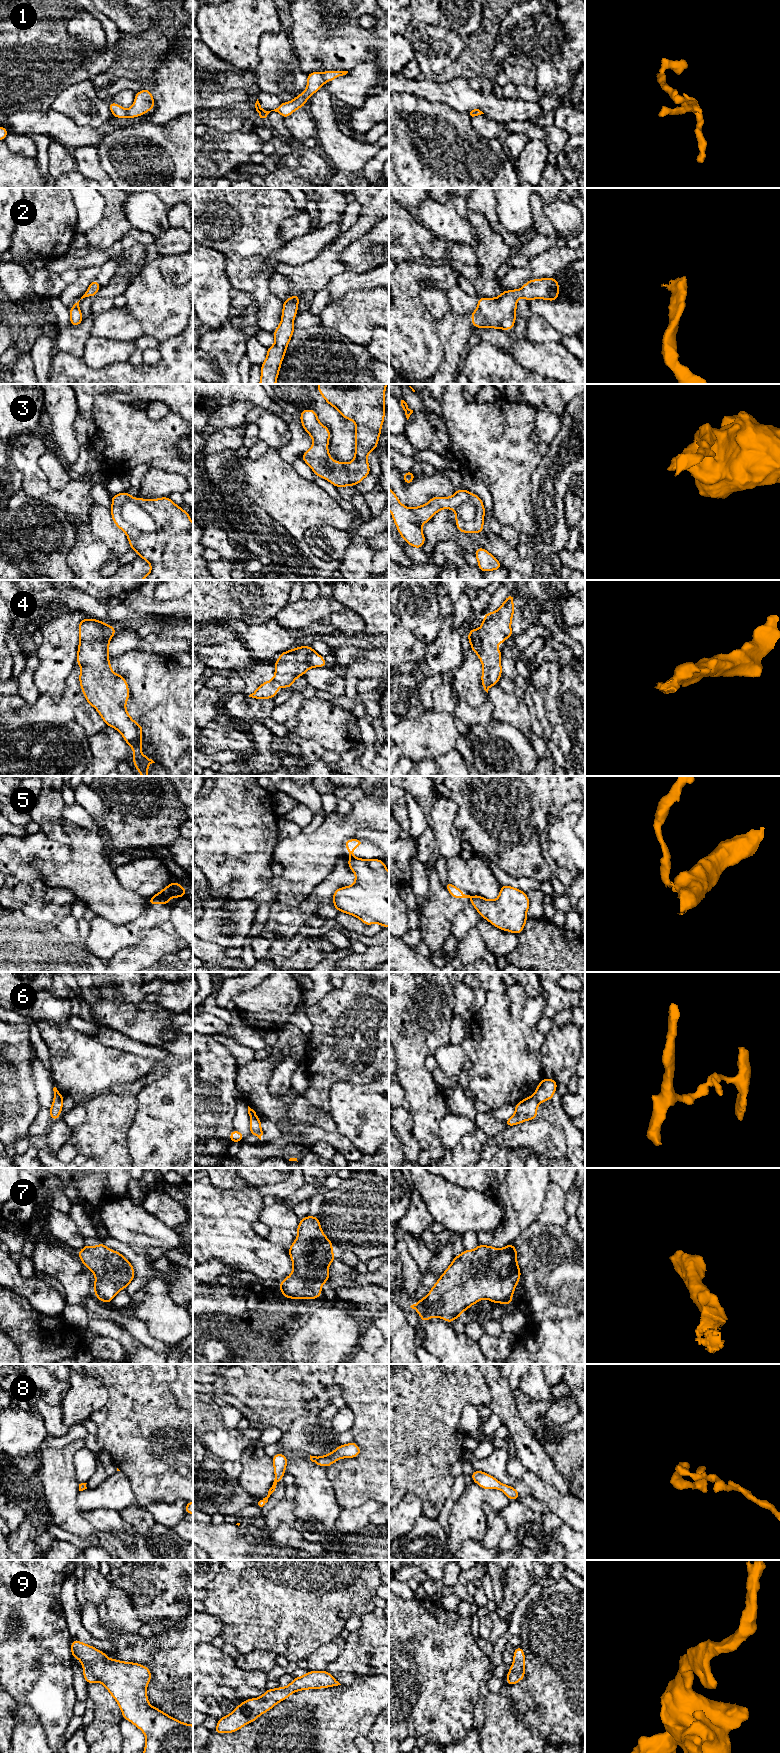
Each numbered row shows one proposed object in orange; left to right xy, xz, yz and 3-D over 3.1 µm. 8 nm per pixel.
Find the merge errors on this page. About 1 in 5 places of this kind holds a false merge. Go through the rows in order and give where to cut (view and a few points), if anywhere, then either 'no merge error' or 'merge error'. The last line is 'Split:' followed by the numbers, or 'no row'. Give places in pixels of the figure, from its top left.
1: cut none; no merge error
2: cut none; no merge error
3: cut none; no merge error
4: cut none; no merge error
5: cut xz (349, 857), (353, 858); merge error
6: cut xy (55, 1096), (62, 1099); merge error
7: cut none; no merge error
8: cut none; no merge error
9: cut none; no merge error
Split: 5, 6

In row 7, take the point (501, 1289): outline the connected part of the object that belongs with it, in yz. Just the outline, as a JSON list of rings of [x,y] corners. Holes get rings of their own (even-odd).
[[[513,1243],[501,1249],[479,1244],[474,1250],[463,1250],[459,1256],[455,1256],[428,1295],[410,1307],[418,1312],[422,1323],[427,1322],[431,1317],[439,1317],[447,1323],[451,1323],[453,1320],[461,1318],[462,1311],[467,1311],[470,1306],[485,1298],[494,1304],[502,1303],[508,1306],[512,1304],[512,1296],[517,1283],[520,1281],[520,1276],[521,1270],[517,1263],[517,1248],[513,1246]]]

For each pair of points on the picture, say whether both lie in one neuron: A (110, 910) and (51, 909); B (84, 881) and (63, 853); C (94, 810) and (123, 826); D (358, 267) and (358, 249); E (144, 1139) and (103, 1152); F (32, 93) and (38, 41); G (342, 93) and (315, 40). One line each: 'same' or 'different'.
A: different
B: different
C: different
D: same
E: different
F: same
G: different

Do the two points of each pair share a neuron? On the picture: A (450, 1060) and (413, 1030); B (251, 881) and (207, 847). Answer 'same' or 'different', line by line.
A: different
B: same

